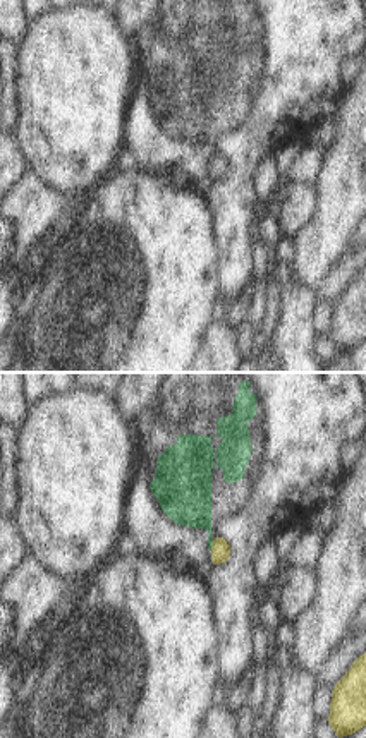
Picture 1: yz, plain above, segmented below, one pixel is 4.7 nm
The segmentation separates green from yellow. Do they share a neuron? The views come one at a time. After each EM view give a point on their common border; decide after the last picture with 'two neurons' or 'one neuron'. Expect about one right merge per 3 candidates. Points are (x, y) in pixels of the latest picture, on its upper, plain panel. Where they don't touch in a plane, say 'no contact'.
meets green at (210, 162)

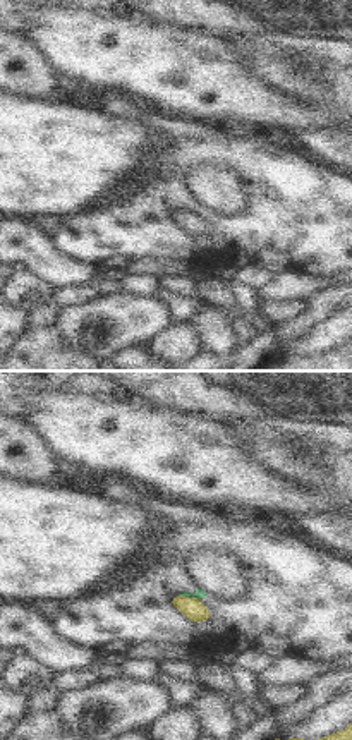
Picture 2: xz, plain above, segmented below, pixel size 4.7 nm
meets green at (189, 212)

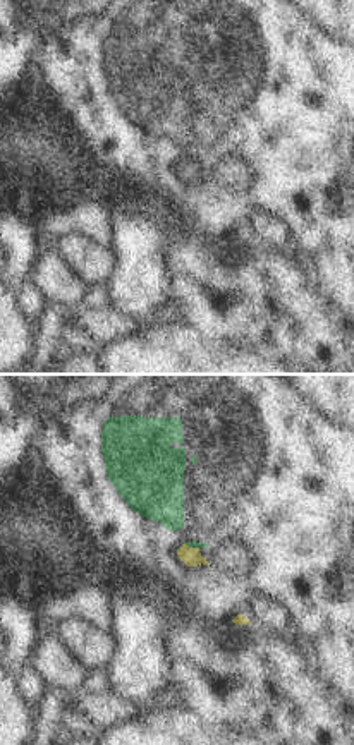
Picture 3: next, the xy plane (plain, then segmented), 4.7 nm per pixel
meets green at (191, 162)

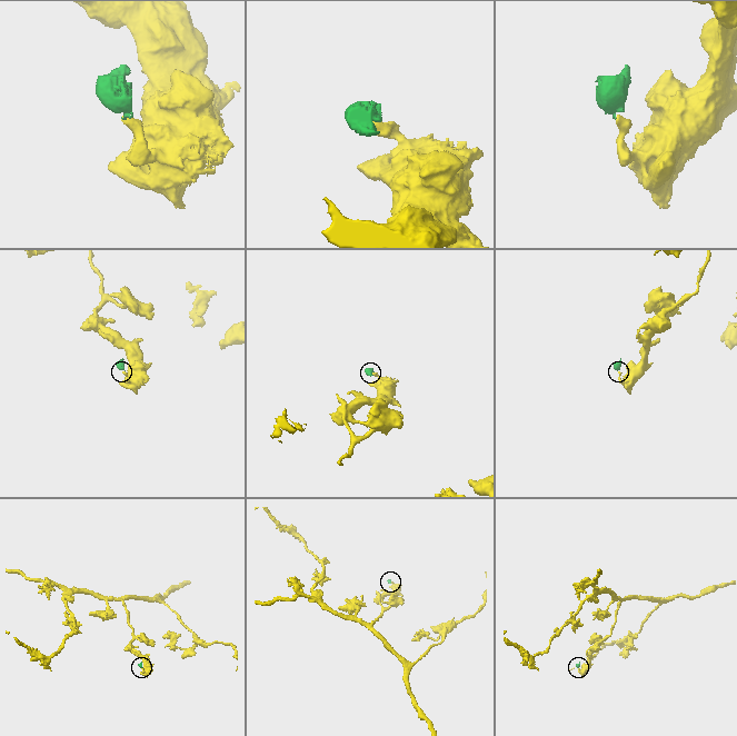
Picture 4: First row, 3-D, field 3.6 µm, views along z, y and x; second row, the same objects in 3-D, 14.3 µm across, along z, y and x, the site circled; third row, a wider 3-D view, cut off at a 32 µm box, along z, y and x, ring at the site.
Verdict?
two neurons

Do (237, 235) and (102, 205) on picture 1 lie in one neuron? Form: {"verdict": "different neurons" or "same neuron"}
{"verdict": "different neurons"}

